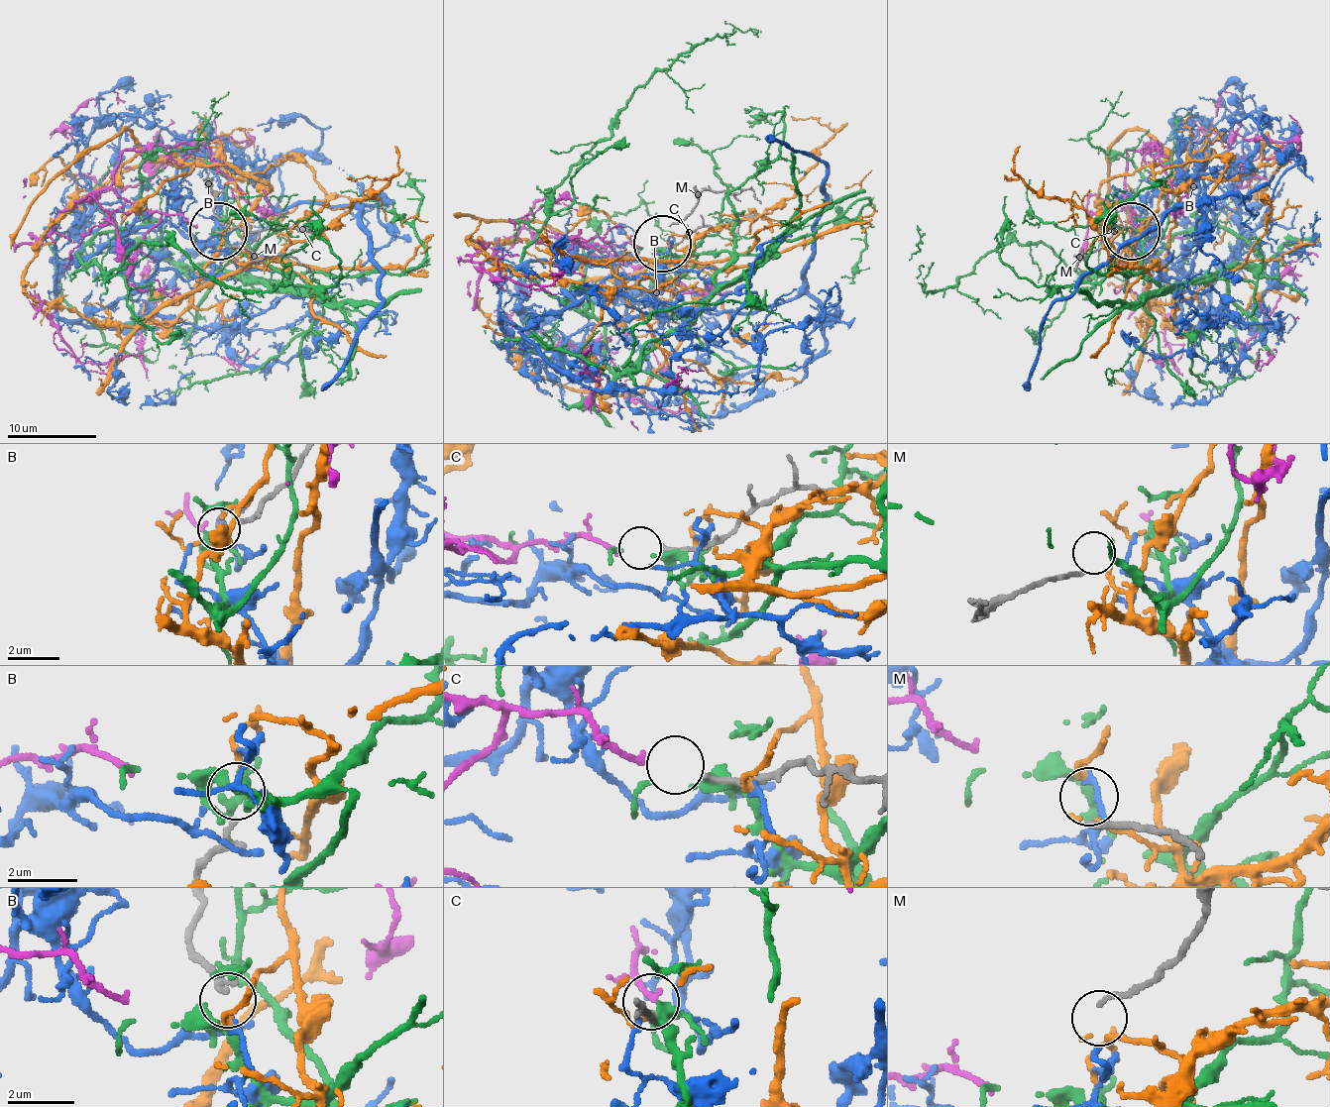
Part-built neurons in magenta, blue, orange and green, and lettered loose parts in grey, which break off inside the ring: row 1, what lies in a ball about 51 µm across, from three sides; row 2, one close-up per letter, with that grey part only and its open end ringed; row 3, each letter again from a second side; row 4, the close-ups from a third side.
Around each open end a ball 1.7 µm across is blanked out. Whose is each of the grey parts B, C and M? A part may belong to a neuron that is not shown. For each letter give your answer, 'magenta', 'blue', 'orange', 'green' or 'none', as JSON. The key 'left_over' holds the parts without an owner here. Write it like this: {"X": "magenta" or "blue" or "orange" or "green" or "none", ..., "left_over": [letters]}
{"B": "none", "C": "magenta", "M": "none", "left_over": ["B", "M"]}

